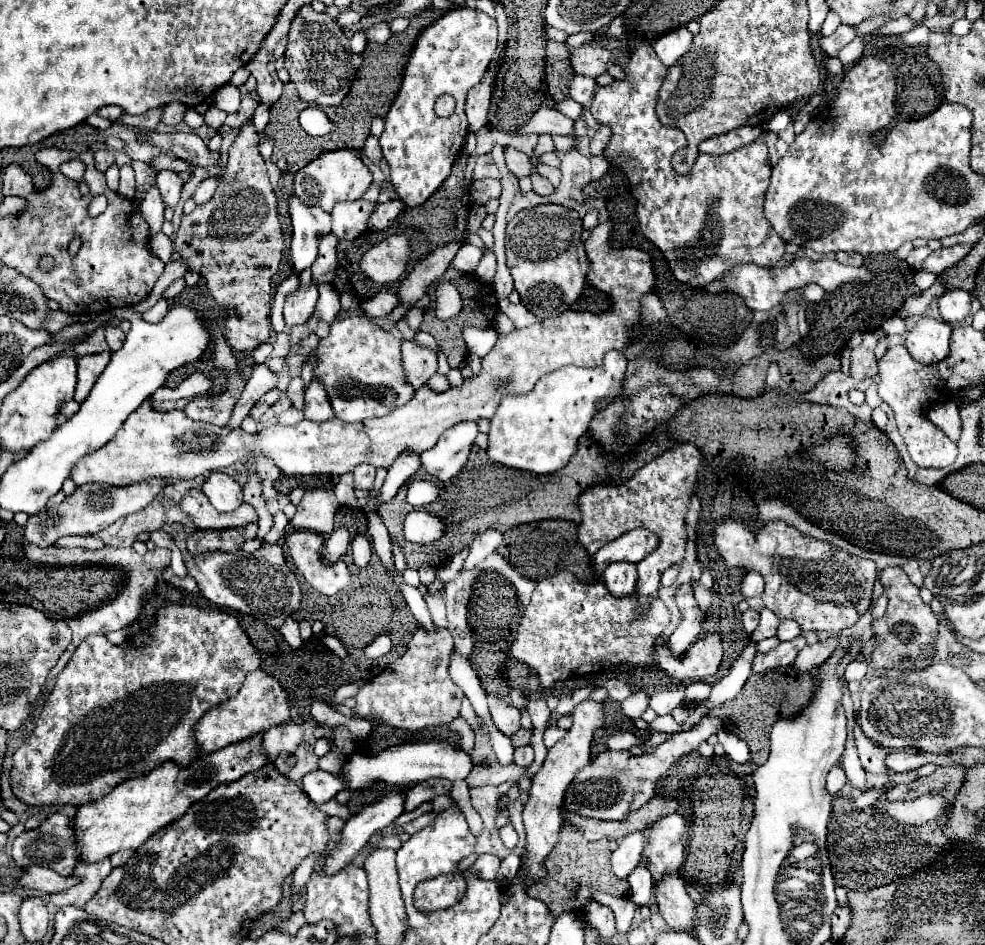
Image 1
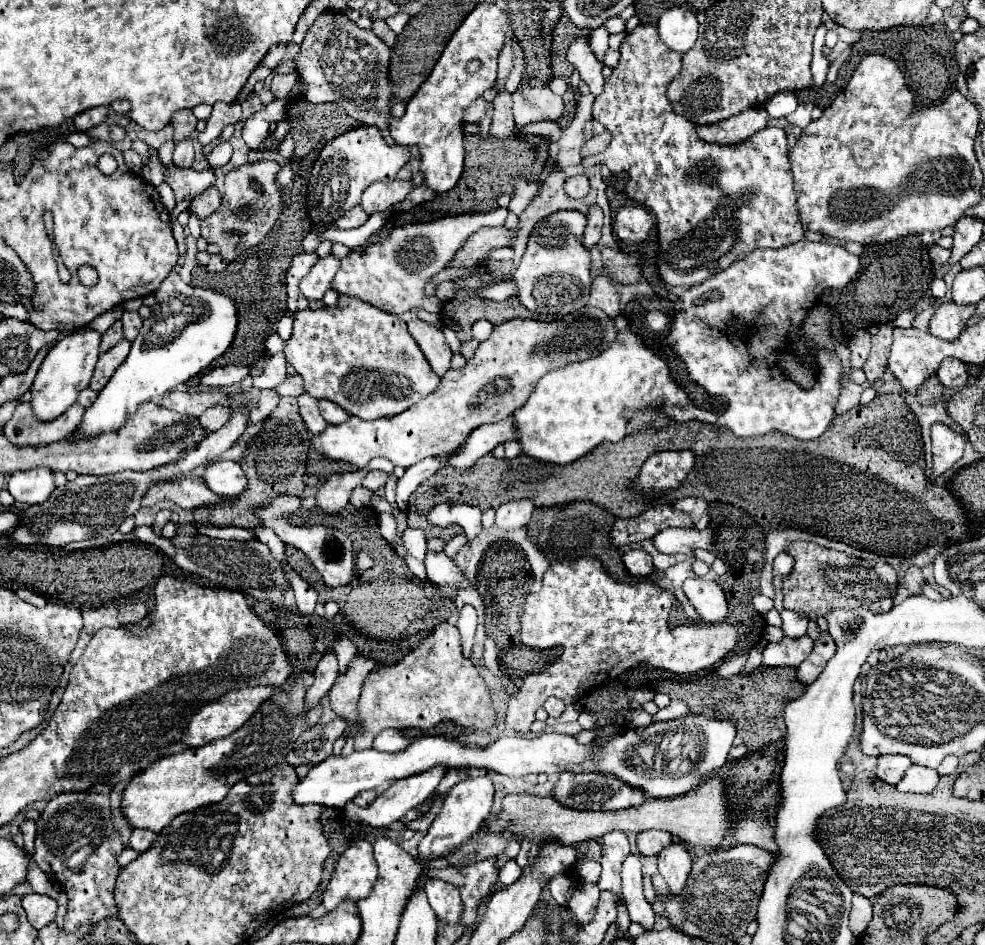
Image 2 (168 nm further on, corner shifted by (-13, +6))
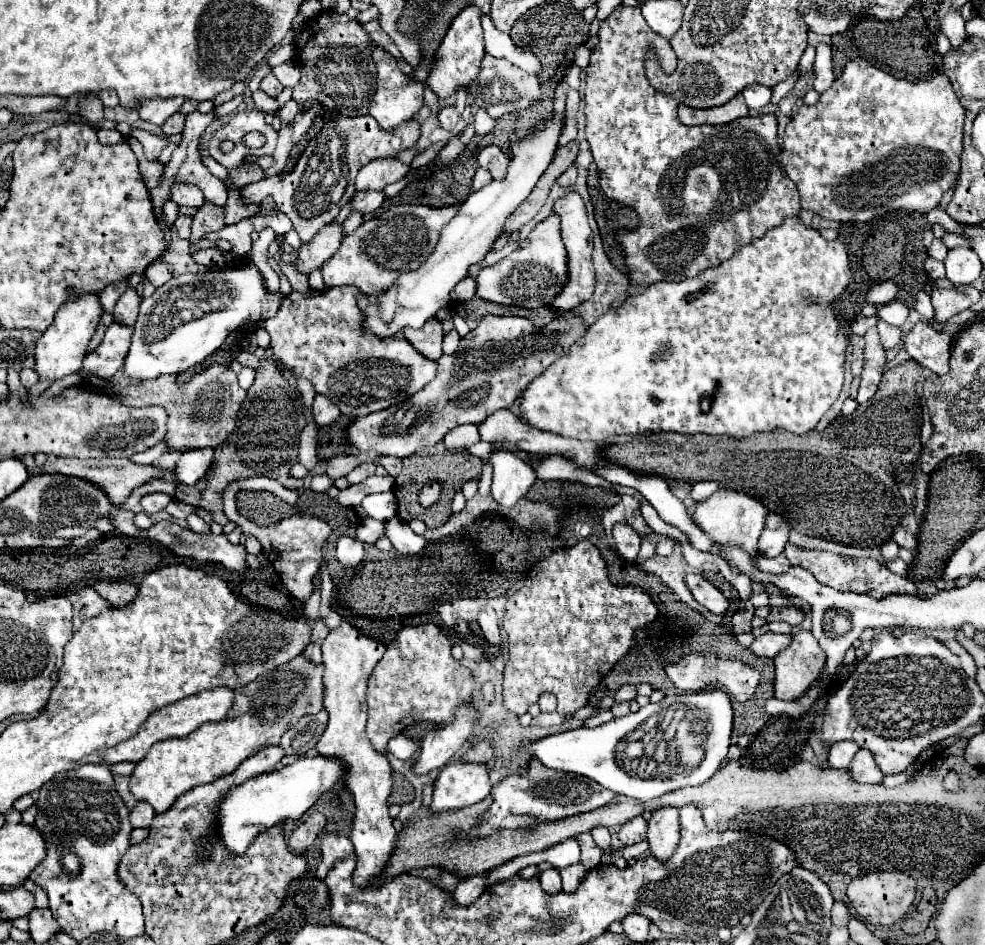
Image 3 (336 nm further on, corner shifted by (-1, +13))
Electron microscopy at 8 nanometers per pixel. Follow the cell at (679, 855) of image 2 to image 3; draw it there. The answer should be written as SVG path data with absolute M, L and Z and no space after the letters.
M664 807L652 813L652 819L648 821L646 841L650 845L650 855L658 857L658 861L666 861L674 855L680 841L680 823L676 807Z

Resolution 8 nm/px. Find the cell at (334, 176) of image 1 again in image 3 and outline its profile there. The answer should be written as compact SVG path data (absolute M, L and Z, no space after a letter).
M362 115L362 117L338 117L326 123L318 133L324 137L314 137L308 143L294 171L288 177L262 179L258 183L246 185L242 191L242 199L246 203L256 203L256 205L260 205L264 197L272 195L278 205L278 211L292 219L294 229L298 231L302 243L308 243L324 225L332 223L338 211L350 201L350 197L354 195L354 179L358 169L372 159L398 157L400 151L410 149L420 137L420 125L416 119L412 119L398 129L384 131L374 121L374 117Z

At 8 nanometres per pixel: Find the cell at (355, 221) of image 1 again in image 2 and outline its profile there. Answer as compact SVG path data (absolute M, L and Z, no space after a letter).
M392 180L392 182L374 182L362 194L362 208L372 214L386 210L400 202L412 190L412 180Z

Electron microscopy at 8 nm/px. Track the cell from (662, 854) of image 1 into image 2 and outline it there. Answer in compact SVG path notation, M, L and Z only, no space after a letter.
M644 830L636 838L636 848L642 856L658 856L666 844L672 844L672 836L664 830Z

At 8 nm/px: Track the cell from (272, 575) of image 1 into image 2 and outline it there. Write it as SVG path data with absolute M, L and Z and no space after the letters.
M176 534L174 544L174 562L192 574L200 574L214 582L216 586L228 586L242 594L254 596L258 600L268 600L272 604L282 604L284 590L288 582L284 580L280 564L272 558L266 544L252 542L234 542L234 540L214 540L202 534Z

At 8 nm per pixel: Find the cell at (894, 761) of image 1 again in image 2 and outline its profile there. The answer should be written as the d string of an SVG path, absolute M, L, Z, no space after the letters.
M898 754L880 756L878 766L876 766L876 776L886 784L896 786L910 766L912 766L912 762L906 760L906 756L898 756Z

